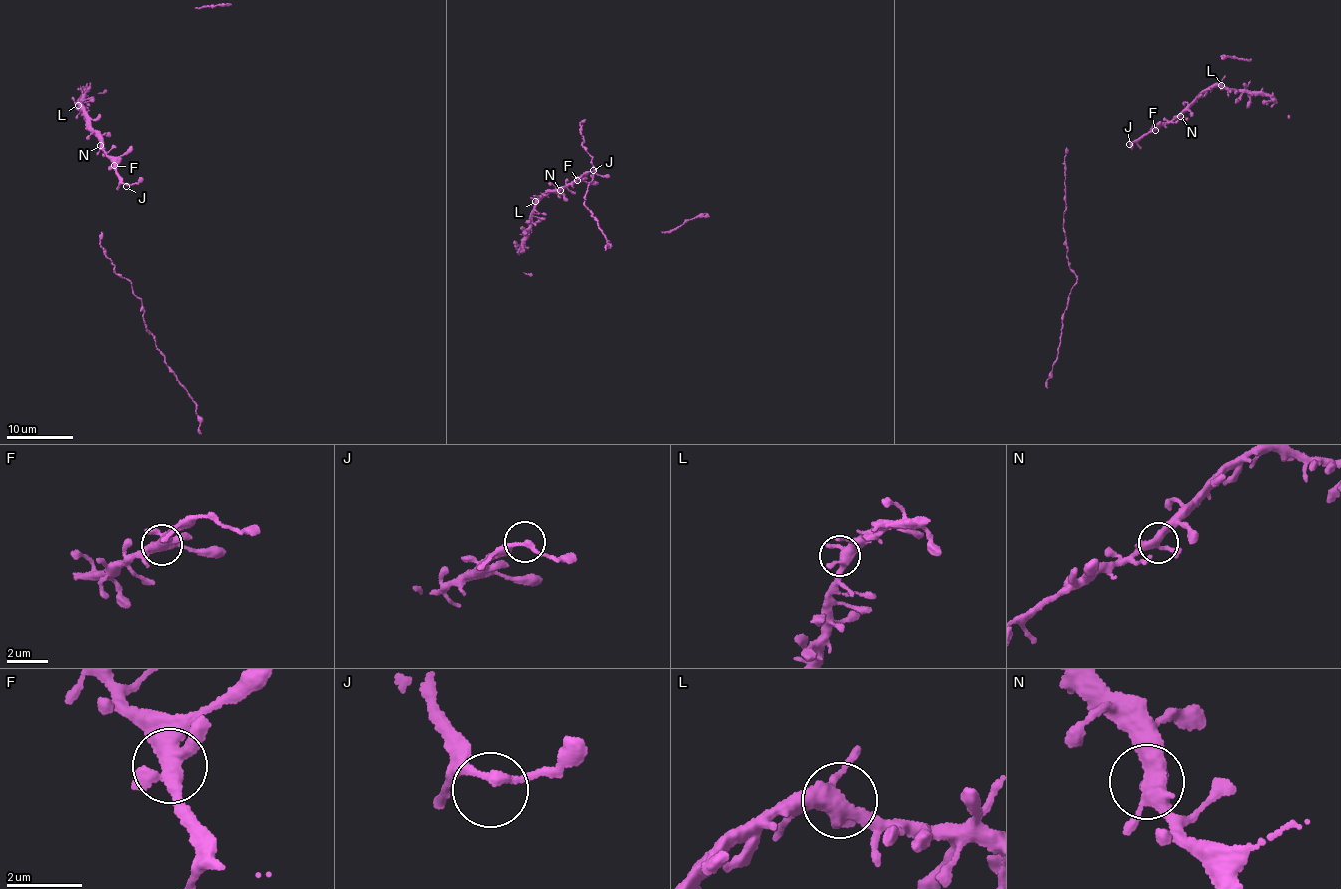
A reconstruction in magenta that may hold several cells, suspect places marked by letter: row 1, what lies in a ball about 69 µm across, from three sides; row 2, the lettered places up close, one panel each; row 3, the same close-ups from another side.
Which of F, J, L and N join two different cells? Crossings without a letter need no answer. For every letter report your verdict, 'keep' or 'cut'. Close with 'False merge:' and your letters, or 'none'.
F: keep
J: keep
L: keep
N: keep
False merge: none

